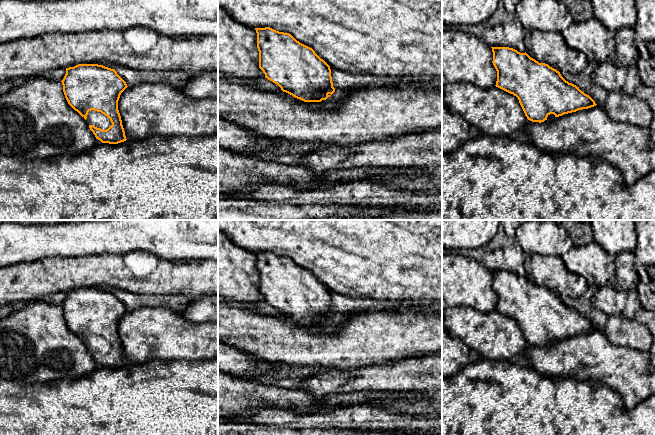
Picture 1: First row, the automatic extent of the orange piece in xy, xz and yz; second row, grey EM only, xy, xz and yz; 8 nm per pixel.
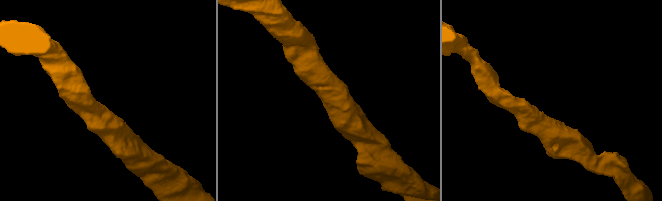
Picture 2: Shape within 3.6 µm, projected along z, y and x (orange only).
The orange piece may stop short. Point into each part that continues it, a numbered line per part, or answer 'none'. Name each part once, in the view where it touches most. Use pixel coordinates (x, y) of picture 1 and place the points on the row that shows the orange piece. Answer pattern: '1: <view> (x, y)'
1: xy (99, 120)

